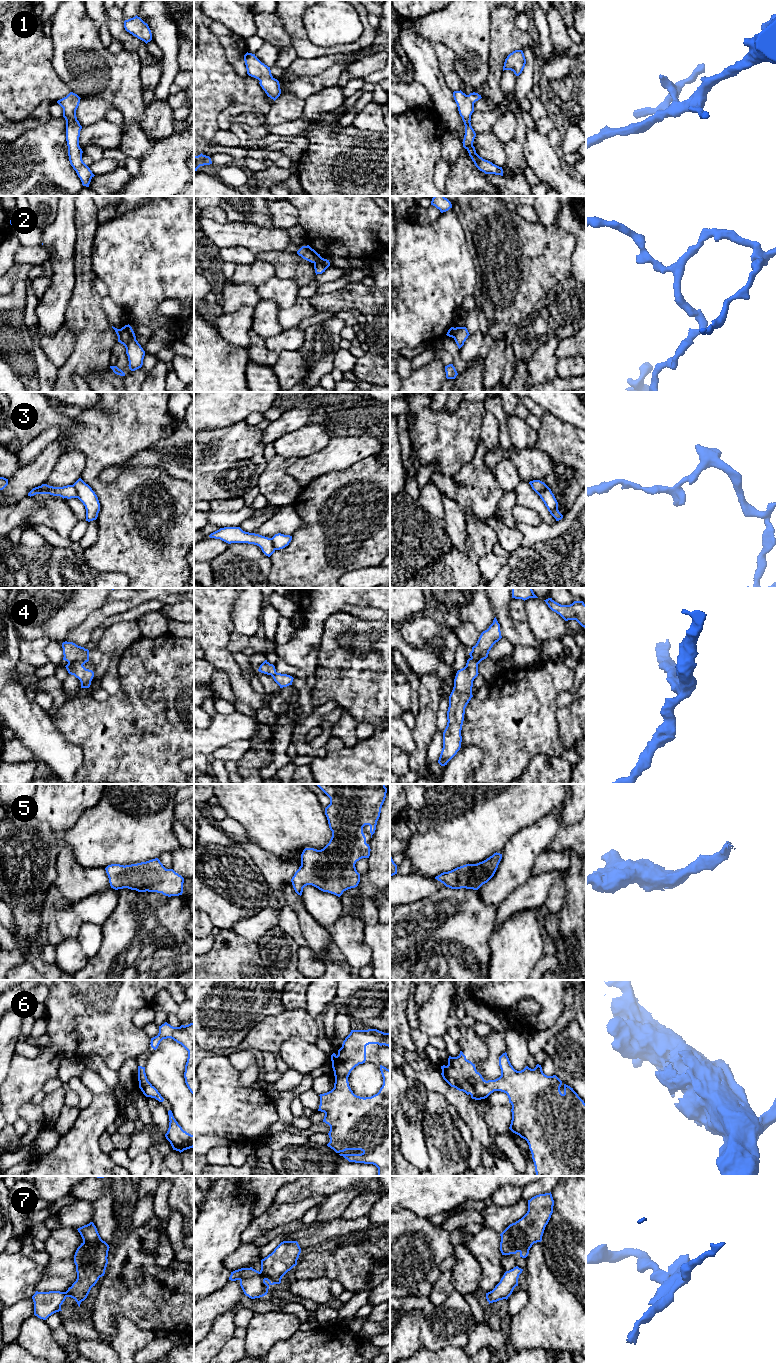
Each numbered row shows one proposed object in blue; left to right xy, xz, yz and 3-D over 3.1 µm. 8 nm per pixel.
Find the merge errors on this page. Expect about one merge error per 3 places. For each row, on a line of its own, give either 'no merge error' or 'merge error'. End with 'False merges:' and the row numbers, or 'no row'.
1: no merge error
2: merge error
3: merge error
4: no merge error
5: no merge error
6: no merge error
7: merge error
False merges: 2, 3, 7

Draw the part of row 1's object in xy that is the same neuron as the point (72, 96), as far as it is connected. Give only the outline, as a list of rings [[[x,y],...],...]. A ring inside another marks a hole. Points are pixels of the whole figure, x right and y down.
[[[70,92],[66,97],[57,101],[63,108],[63,117],[66,120],[66,141],[68,146],[69,161],[80,178],[82,185],[89,187],[91,179],[95,176],[82,160],[82,149],[79,146],[79,137],[82,126],[76,117],[76,110],[80,97]]]

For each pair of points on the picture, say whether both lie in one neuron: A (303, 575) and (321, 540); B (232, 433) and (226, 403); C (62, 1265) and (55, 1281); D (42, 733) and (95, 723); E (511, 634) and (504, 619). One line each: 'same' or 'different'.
A: same
B: different
C: same
D: different
E: same

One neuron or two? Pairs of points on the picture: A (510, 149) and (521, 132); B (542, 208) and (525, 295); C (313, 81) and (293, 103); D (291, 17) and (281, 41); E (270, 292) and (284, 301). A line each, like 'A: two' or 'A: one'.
A: one
B: two
C: two
D: two
E: one

